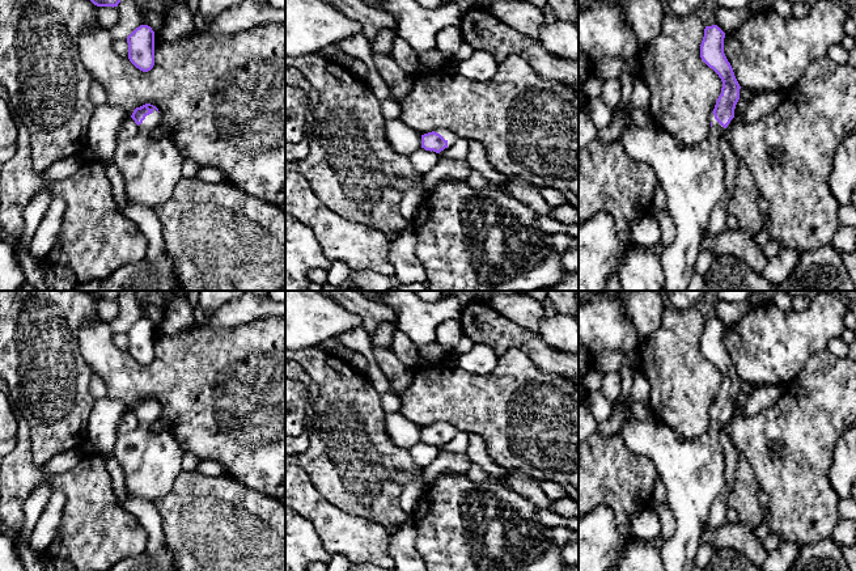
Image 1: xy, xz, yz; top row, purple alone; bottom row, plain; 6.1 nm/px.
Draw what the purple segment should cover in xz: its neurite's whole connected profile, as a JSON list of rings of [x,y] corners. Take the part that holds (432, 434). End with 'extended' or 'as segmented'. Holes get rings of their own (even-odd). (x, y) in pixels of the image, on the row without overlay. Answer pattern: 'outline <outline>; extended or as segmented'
outline [[[435,423],[421,428],[421,441],[441,447],[457,435],[458,430],[449,423]]]; extended

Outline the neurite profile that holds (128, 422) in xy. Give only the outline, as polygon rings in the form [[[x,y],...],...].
[[[127,410],[122,416],[122,420],[116,428],[116,435],[120,436],[123,433],[134,431],[139,424],[137,418],[131,410]]]

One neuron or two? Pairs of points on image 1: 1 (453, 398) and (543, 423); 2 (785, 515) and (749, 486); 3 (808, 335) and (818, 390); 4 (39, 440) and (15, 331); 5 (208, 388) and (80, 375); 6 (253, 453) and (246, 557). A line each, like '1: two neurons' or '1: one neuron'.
1: one neuron
2: two neurons
3: two neurons
4: one neuron
5: two neurons
6: two neurons

